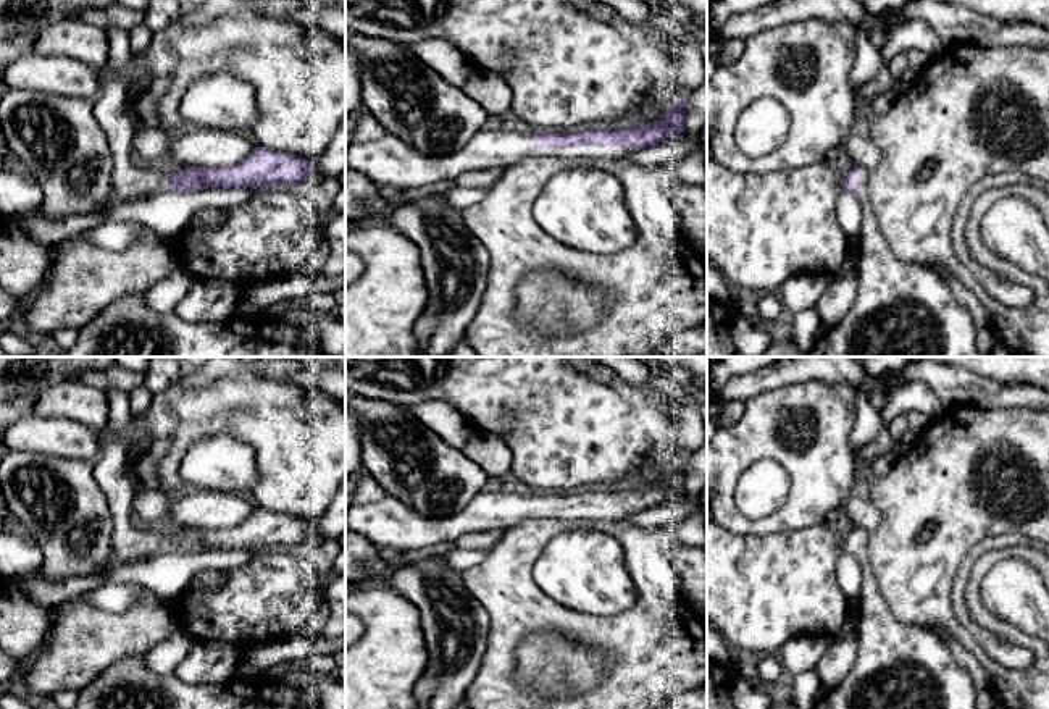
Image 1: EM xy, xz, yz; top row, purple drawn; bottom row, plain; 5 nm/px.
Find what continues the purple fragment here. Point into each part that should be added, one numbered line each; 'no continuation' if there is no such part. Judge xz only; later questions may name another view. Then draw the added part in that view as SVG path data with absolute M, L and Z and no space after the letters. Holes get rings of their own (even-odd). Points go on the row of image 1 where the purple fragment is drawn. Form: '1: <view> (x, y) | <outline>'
1: xz (386, 162) | M478 131L460 150L439 157L421 153L387 134L376 141L349 142L345 163L378 187L394 186L410 194L455 182L463 173L499 170L526 157L625 158L639 147L534 147L533 132Z

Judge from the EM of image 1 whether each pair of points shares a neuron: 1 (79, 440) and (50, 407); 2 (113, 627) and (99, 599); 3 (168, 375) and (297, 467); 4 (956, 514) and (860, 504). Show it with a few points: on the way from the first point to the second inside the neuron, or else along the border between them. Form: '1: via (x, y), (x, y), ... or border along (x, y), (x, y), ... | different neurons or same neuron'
1: border along (25, 412), (70, 417), (96, 432) | different neurons
2: border along (139, 596), (120, 612), (99, 609), (83, 598) | different neurons
3: border along (176, 383), (152, 396) | different neurons
4: border along (862, 491), (880, 512), (880, 524), (872, 533) | different neurons

